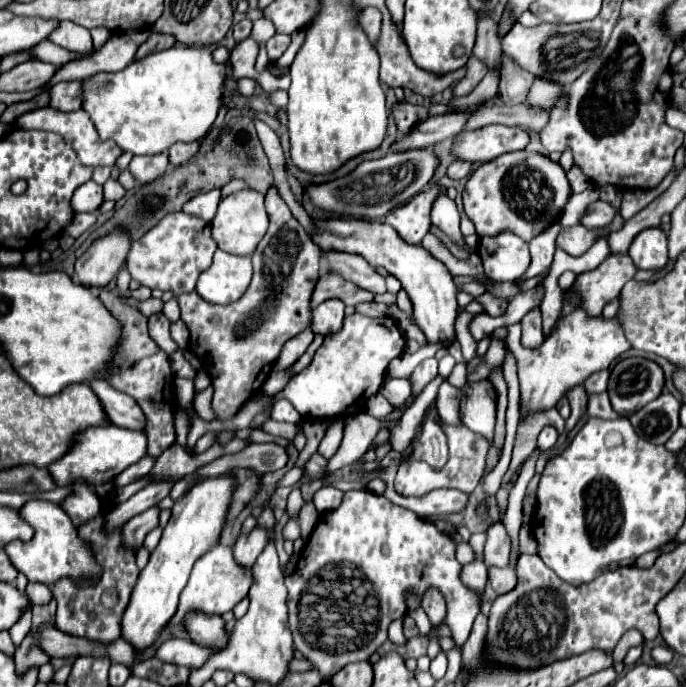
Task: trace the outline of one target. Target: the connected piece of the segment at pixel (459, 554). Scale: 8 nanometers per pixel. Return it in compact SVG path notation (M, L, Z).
M460 542L458 544L458 550L456 550L456 558L458 558L458 562L464 566L464 564L470 564L472 560L474 560L474 550L470 548L470 544L468 542Z

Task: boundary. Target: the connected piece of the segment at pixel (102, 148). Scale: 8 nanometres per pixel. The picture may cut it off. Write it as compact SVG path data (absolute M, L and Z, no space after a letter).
M40 108L40 110L32 110L28 114L22 114L20 118L16 118L16 124L24 130L48 130L48 132L56 132L62 138L66 138L72 148L76 150L76 154L80 156L80 162L84 166L114 166L114 162L118 160L118 156L122 154L122 150L114 144L114 142L104 142L100 140L100 136L96 134L96 128L92 126L92 120L88 118L88 114L84 110L76 110L76 112L62 112L56 108Z

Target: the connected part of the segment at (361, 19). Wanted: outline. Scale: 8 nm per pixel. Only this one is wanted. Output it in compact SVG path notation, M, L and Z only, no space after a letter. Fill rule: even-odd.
M366 8L358 14L358 24L366 32L370 42L376 42L380 36L380 22L382 22L382 16L376 8Z

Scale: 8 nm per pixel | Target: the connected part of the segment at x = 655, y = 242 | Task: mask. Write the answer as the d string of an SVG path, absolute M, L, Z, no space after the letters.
M660 228L642 230L628 254L638 270L660 270L668 264L668 238Z

